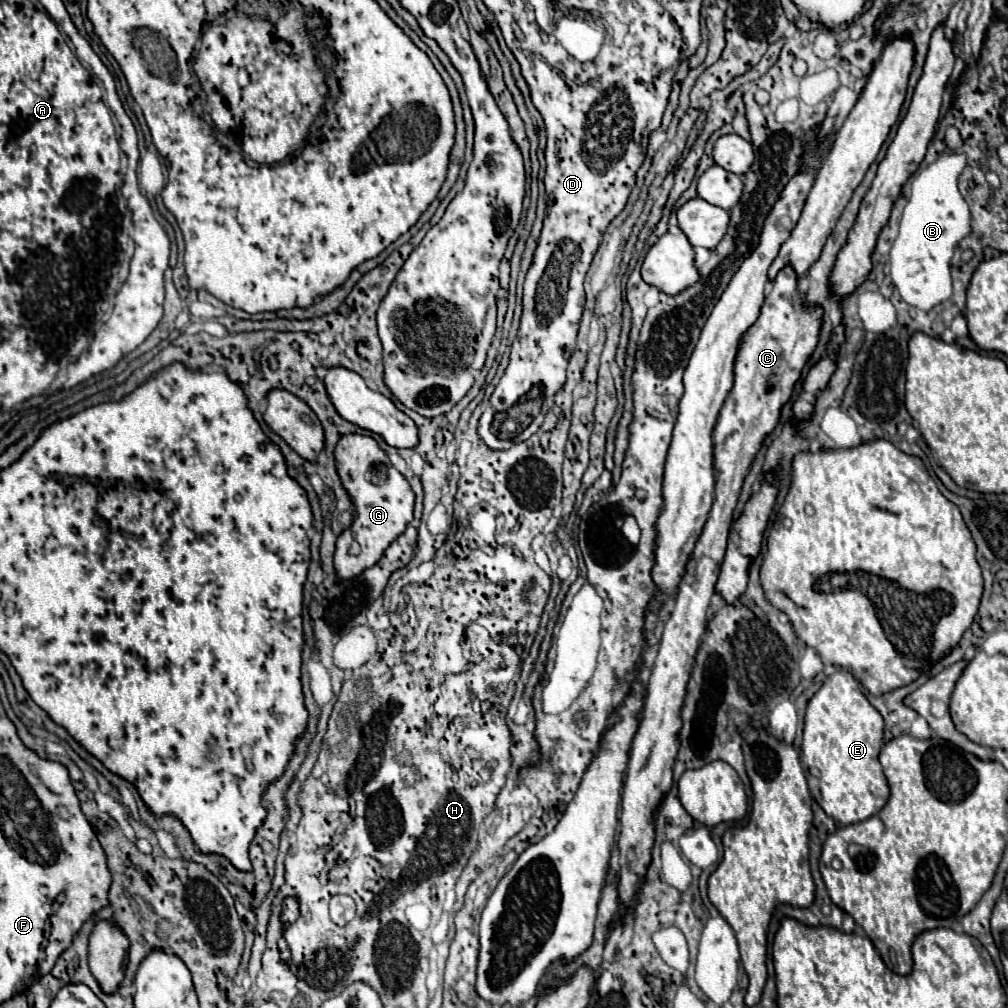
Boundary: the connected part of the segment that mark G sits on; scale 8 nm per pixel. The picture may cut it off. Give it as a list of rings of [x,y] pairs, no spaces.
[[[344,435],[336,445],[338,475],[344,489],[350,493],[356,505],[356,521],[336,541],[334,567],[338,577],[352,579],[364,569],[372,567],[386,547],[408,527],[414,511],[414,491],[406,477],[390,463],[388,455],[378,447],[370,435]]]

